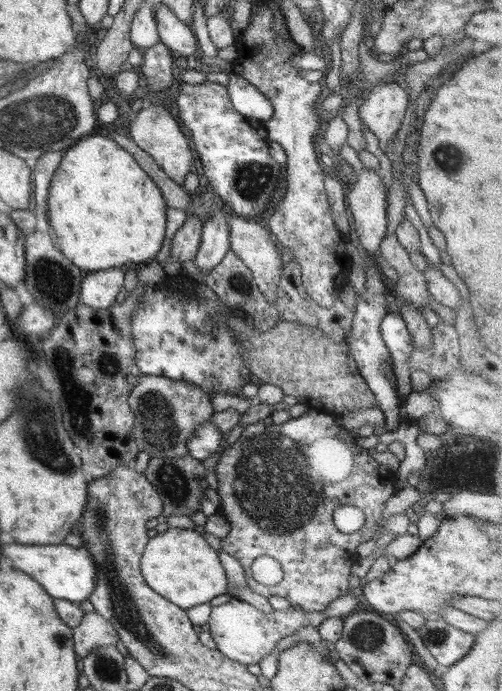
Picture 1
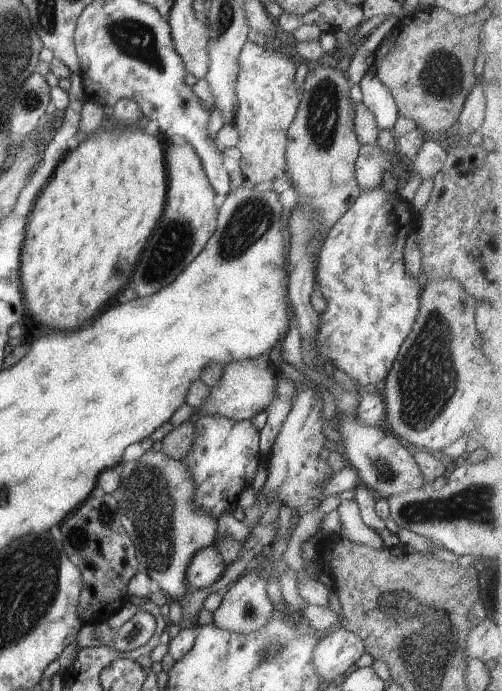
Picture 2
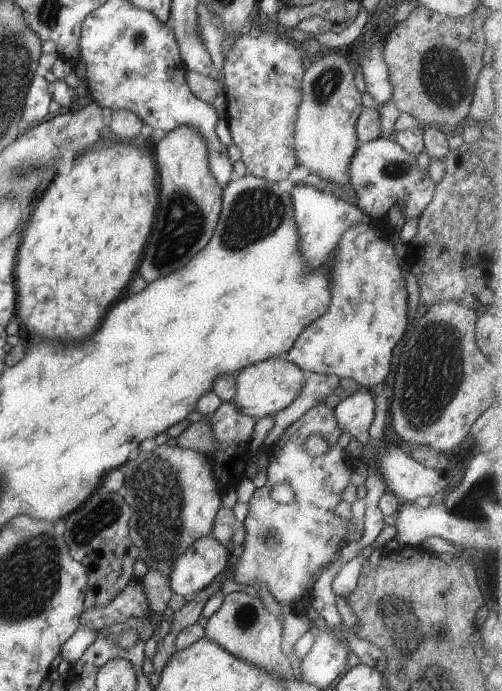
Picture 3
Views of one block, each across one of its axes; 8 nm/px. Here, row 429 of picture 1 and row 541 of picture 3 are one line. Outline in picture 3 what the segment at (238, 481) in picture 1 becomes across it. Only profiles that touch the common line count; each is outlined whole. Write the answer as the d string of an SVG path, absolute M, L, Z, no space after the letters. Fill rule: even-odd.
M316 404L314 408L310 408L302 418L299 418L296 422L293 422L286 428L286 432L282 435L282 438L277 442L276 447L273 447L271 451L268 453L269 462L268 464L268 470L266 470L266 483L265 485L260 488L256 489L254 491L254 494L252 494L252 500L250 500L249 504L249 511L247 514L247 517L245 519L244 523L244 529L245 529L245 540L243 544L241 545L242 552L240 552L237 557L233 557L231 559L231 566L230 566L230 573L229 577L234 580L234 582L241 584L241 585L248 585L252 586L255 589L260 589L261 587L265 587L273 596L274 600L278 602L278 604L281 604L282 606L290 606L292 610L296 610L298 614L306 615L306 612L308 611L308 608L311 606L311 592L312 588L314 588L314 582L318 580L318 577L320 574L322 574L322 571L324 568L326 568L327 564L332 562L334 560L335 556L339 555L340 552L340 546L343 546L342 540L344 540L344 534L342 532L346 532L346 528L342 528L342 522L340 522L340 518L336 518L334 516L334 510L336 509L336 506L342 502L342 492L350 485L350 478L352 478L352 474L354 474L354 468L350 469L349 464L346 464L346 457L347 460L350 458L349 455L346 453L346 450L338 450L335 449L330 454L324 455L324 456L310 456L306 450L304 450L304 444L306 444L306 440L310 438L310 436L314 436L314 434L322 434L324 438L326 438L326 442L330 444L330 447L334 449L336 447L336 444L338 442L338 438L342 436L343 430L338 426L338 423L336 422L336 417L334 416L334 411L330 409L330 407L327 404ZM278 484L288 484L292 490L294 490L294 499L293 501L290 501L289 503L278 503L272 499L272 496L270 495L270 492L272 492L272 488L274 486L278 486Z

